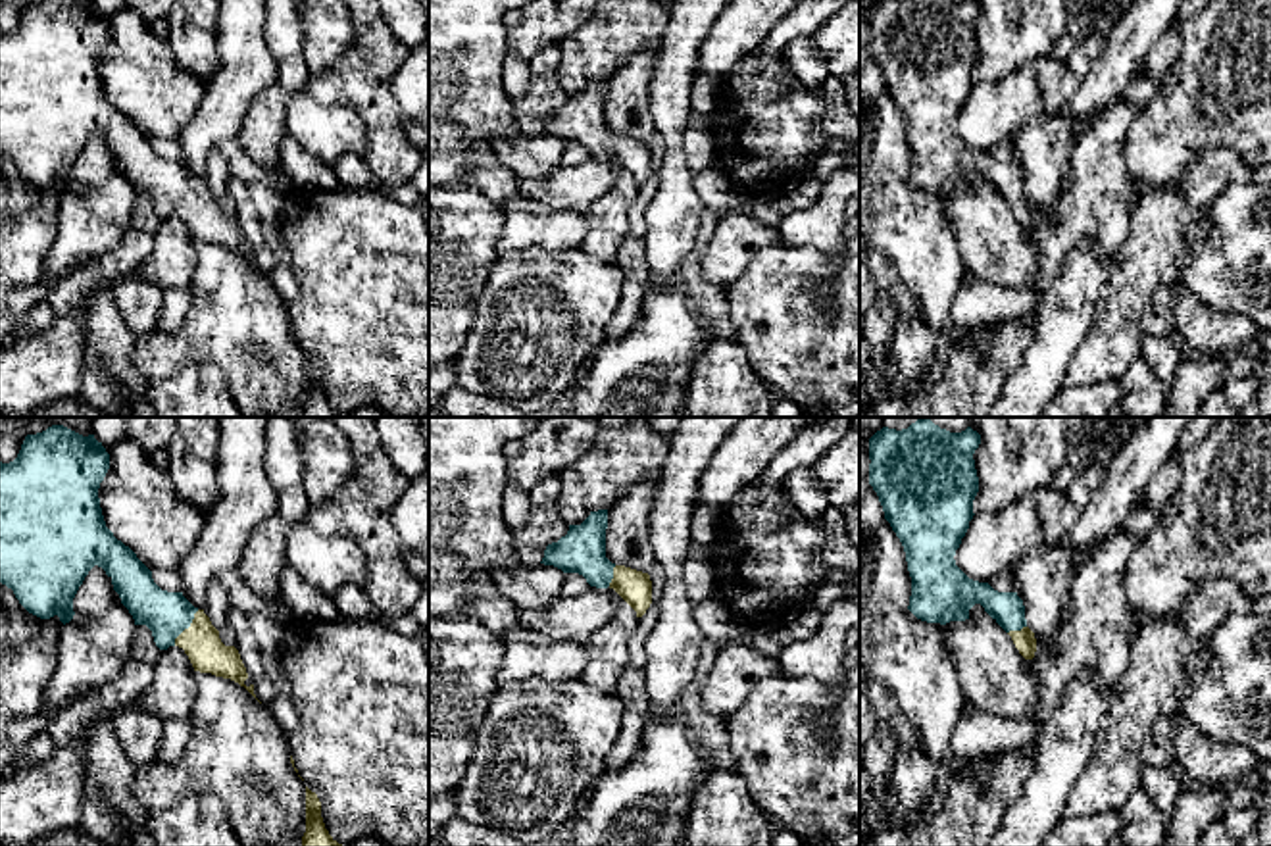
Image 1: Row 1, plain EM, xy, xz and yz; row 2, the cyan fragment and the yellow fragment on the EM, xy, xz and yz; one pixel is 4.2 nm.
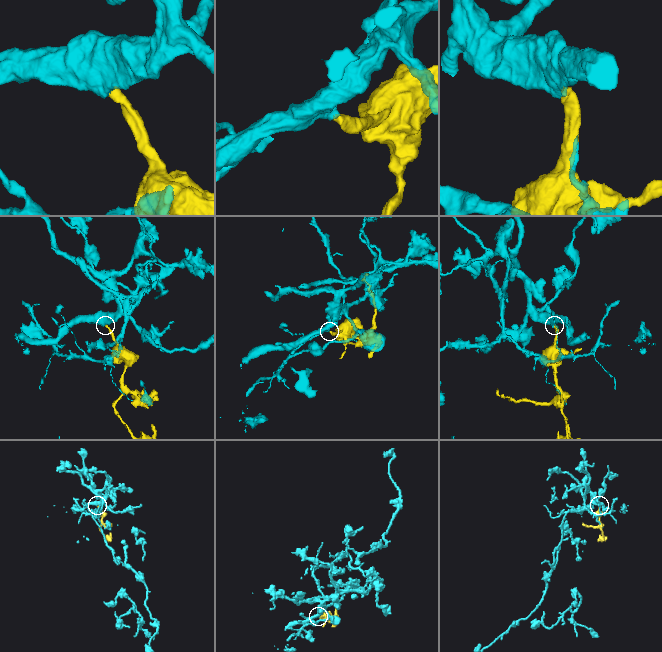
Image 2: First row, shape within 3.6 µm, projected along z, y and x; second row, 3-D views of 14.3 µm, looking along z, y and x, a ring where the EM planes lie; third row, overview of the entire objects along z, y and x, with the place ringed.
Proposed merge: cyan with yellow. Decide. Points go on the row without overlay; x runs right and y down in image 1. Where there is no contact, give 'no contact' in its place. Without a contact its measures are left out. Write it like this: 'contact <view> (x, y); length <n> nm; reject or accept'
contact xy (187, 197); length 190 nm; accept

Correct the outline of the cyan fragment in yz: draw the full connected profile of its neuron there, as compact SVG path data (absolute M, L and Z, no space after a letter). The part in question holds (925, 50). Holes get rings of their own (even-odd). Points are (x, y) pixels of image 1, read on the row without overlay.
M877 0L869 8L869 54L906 121L911 146L908 179L921 190L946 194L969 188L969 179L981 173L1011 206L1019 223L1033 229L1036 208L1027 196L1025 175L1017 162L998 162L988 152L969 148L954 129L975 85L979 46L973 23L979 13L977 0Z

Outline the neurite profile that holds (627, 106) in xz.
M638 52L608 79L606 127L650 144L656 135L650 81L658 52Z

